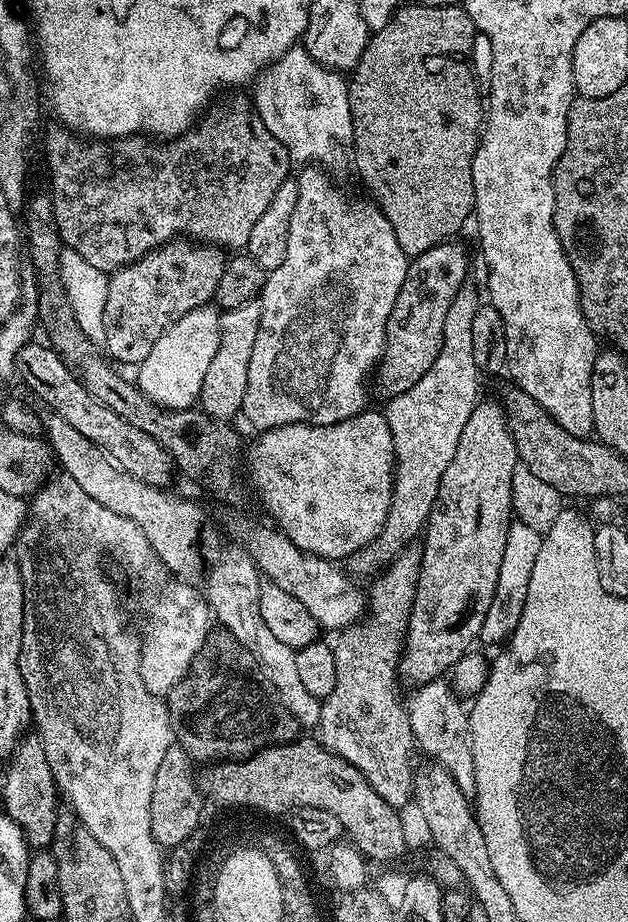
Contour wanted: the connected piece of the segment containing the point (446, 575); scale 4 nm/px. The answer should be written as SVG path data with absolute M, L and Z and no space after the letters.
M481 399L470 418L466 418L462 438L458 438L458 450L454 450L454 458L450 458L446 474L442 474L436 505L432 507L422 533L424 553L418 556L420 576L416 579L416 597L398 659L399 675L403 679L405 676L412 686L439 680L451 673L464 653L477 643L482 622L492 609L498 570L502 566L502 550L506 550L508 525L514 516L511 478L518 463L514 438L508 429L508 417L505 409L497 401L496 404L492 400Z

